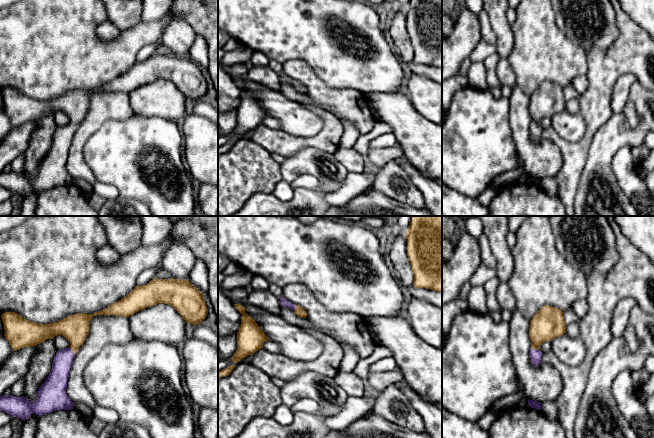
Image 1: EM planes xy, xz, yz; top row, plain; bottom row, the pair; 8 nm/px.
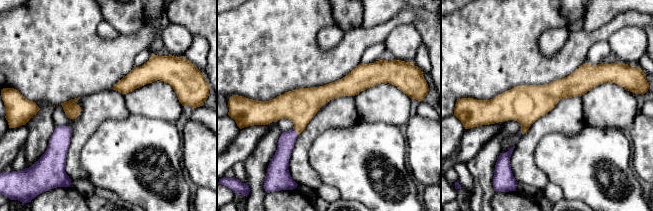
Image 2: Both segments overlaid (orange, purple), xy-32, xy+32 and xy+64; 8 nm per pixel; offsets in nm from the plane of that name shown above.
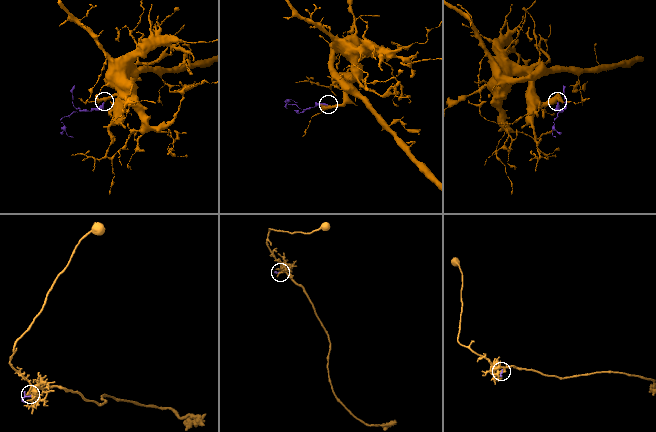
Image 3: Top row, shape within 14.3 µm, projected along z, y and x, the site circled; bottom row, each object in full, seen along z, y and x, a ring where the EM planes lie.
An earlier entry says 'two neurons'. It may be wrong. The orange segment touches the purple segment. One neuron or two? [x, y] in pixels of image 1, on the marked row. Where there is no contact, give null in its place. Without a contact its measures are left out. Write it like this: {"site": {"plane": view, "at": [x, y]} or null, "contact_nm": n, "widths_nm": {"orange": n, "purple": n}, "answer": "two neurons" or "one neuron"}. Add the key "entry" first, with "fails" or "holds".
{"entry": "fails", "site": {"plane": "yz", "at": [535, 348]}, "contact_nm": 70, "widths_nm": {"orange": 260, "purple": 90}, "answer": "one neuron"}

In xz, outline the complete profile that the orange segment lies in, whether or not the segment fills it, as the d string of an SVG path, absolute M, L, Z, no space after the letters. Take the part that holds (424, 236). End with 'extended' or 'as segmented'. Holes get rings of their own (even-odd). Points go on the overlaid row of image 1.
M411 216L405 235L413 285L442 293L442 216Z; as segmented

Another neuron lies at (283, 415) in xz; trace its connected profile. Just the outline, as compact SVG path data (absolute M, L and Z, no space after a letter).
M281 404L275 411L273 419L280 425L288 426L293 422L293 411L288 406Z

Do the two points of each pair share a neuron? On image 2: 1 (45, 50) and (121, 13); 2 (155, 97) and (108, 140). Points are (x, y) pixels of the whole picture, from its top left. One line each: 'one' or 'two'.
1: two
2: two

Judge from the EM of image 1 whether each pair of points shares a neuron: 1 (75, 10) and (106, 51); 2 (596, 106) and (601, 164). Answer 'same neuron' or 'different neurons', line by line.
1: same neuron
2: different neurons

